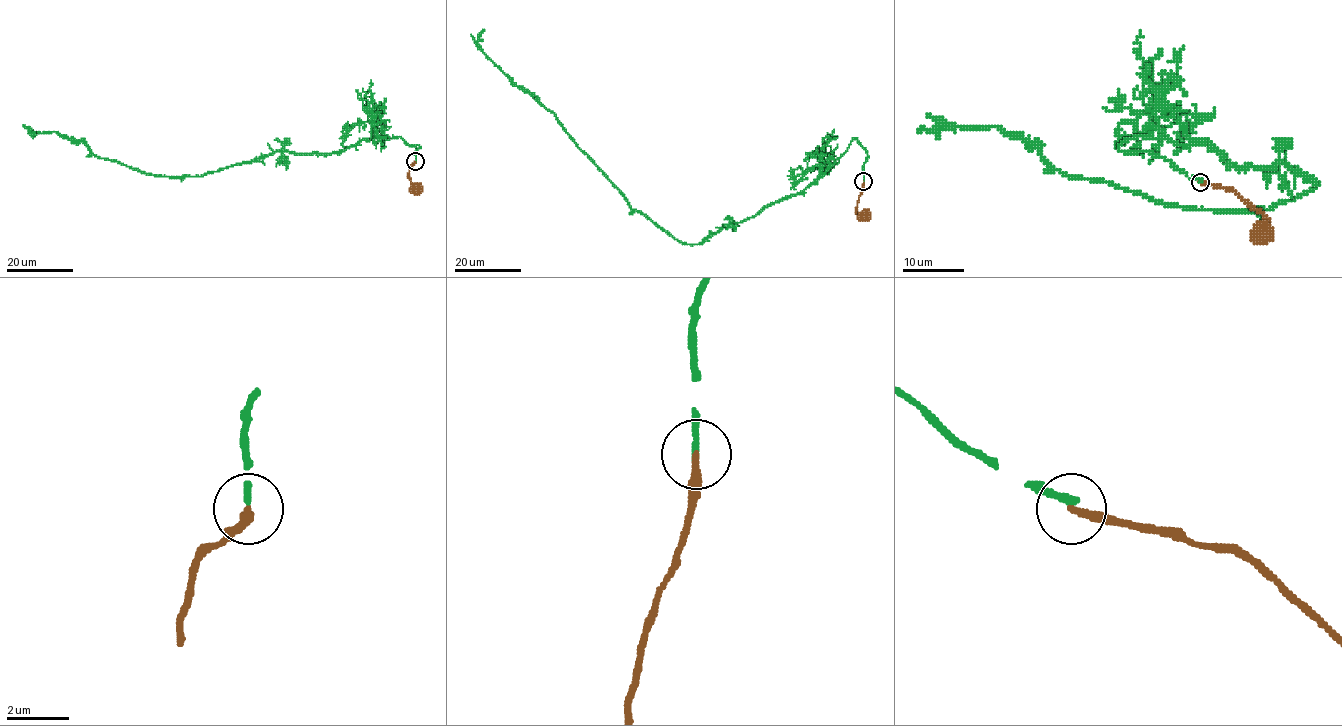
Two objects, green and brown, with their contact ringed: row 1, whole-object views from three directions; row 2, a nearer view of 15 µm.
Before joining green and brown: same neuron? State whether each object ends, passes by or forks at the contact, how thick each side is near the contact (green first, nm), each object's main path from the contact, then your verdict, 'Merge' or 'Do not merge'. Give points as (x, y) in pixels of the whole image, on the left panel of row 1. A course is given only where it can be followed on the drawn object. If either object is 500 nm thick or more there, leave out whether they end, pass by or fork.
At the ring green ends. At the ring brown ends. Thickness 240 nm (green) against 260 nm. Course of green: (415, 161), (419, 144), (385, 138), (159, 177), (56, 132), (36, 134). Course of brown: (415, 162), (409, 172), (415, 187). Do not merge

